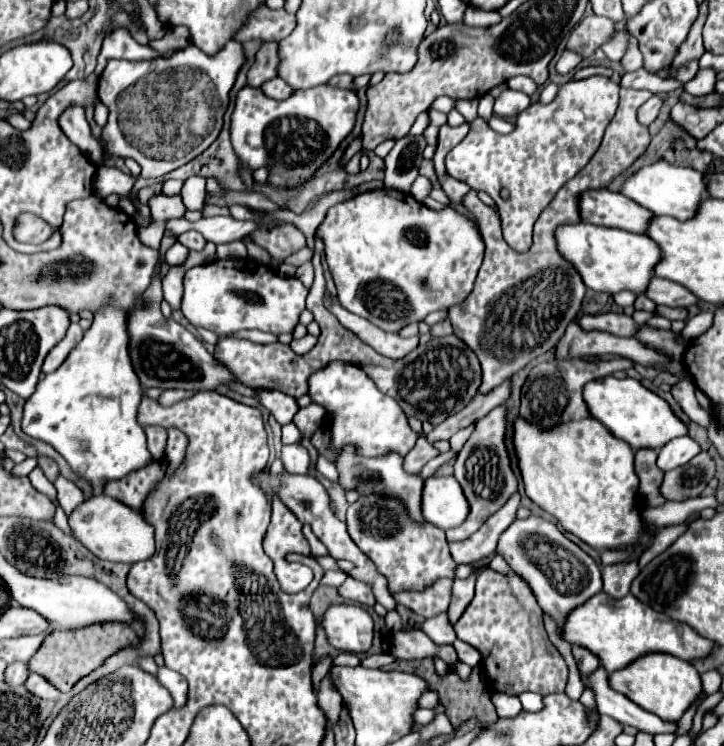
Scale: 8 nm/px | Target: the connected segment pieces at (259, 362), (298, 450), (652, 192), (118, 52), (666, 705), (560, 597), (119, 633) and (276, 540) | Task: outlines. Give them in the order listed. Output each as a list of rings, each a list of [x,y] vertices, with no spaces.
[[[312,258],[312,264],[316,276],[306,300],[306,308],[314,314],[316,322],[332,322],[332,324],[320,324],[322,332],[318,336],[318,344],[304,356],[298,356],[290,346],[284,346],[280,342],[256,344],[242,338],[220,340],[214,356],[222,364],[226,364],[242,384],[250,384],[250,388],[274,388],[294,398],[300,398],[308,392],[308,376],[312,376],[316,370],[326,368],[326,364],[334,360],[352,362],[374,380],[380,392],[392,396],[408,416],[416,416],[418,420],[428,420],[434,426],[452,416],[454,412],[462,410],[472,400],[472,396],[478,394],[478,388],[482,384],[482,368],[478,364],[476,354],[460,338],[456,336],[430,338],[426,344],[420,344],[414,352],[410,352],[402,360],[388,360],[368,344],[362,344],[362,340],[358,340],[354,332],[344,328],[338,322],[338,318],[334,318],[334,314],[324,308],[322,296],[326,292],[326,282],[322,276],[322,266],[318,258],[316,260]]]
[[[286,444],[282,446],[282,462],[290,474],[306,474],[310,456],[302,444]]]
[[[654,162],[644,168],[640,168],[634,176],[626,180],[622,186],[622,194],[628,196],[630,200],[642,204],[644,208],[652,210],[656,216],[672,216],[678,220],[690,220],[694,212],[698,212],[698,204],[708,198],[706,194],[706,176],[694,168],[684,168],[684,166],[672,166]]]
[[[116,28],[112,34],[108,34],[104,38],[104,44],[102,44],[102,50],[100,50],[100,56],[98,56],[98,66],[96,66],[96,74],[102,74],[102,70],[106,68],[106,62],[110,58],[128,58],[128,60],[154,60],[154,58],[160,58],[162,54],[156,52],[154,48],[150,46],[142,46],[138,44],[128,28]]]
[[[646,654],[638,658],[636,662],[632,662],[628,668],[612,672],[610,686],[622,692],[624,696],[628,696],[640,708],[654,712],[656,716],[662,716],[662,720],[670,720],[670,722],[678,722],[682,714],[692,704],[696,704],[700,696],[704,694],[702,678],[698,670],[688,662],[674,656],[666,656],[666,654]]]
[[[540,516],[514,520],[500,536],[496,552],[506,558],[512,572],[518,572],[518,576],[530,584],[542,610],[556,622],[556,636],[560,638],[566,614],[574,610],[574,604],[584,604],[590,600],[590,596],[602,590],[600,566],[594,562],[594,558],[568,540],[552,522]]]
[[[102,624],[102,626],[90,626],[90,628],[80,628],[80,630],[54,630],[52,634],[46,636],[42,642],[40,650],[32,656],[30,660],[30,672],[38,672],[44,678],[48,678],[60,692],[68,692],[74,688],[74,684],[100,668],[110,656],[116,652],[128,648],[128,646],[138,646],[138,636],[126,626],[126,624]]]
[[[272,496],[272,522],[264,538],[264,550],[272,560],[284,558],[288,552],[298,552],[308,556],[310,548],[302,536],[302,522],[282,504],[280,496]]]

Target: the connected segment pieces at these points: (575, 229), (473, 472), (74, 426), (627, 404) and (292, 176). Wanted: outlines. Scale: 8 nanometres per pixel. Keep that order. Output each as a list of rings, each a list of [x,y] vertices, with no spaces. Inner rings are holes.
[[[586,222],[574,226],[566,224],[558,228],[556,240],[560,254],[574,264],[584,284],[596,292],[618,294],[622,290],[630,290],[636,296],[642,296],[654,276],[656,264],[662,260],[662,250],[654,240],[650,240],[650,236],[630,234],[618,228],[602,228]]]
[[[498,406],[494,408],[494,412],[490,412],[490,416],[478,420],[474,432],[460,450],[458,460],[454,464],[454,478],[460,482],[470,502],[470,516],[462,526],[446,530],[448,542],[466,540],[468,536],[472,536],[516,492],[518,482],[510,466],[510,454],[506,450],[504,438],[506,438],[506,406]]]
[[[104,306],[94,314],[92,326],[84,332],[84,338],[68,354],[68,360],[62,366],[38,382],[36,392],[26,400],[22,414],[22,432],[30,438],[50,444],[70,468],[92,482],[94,496],[102,494],[104,480],[118,480],[126,474],[152,462],[152,456],[146,448],[144,428],[138,424],[138,406],[142,402],[142,386],[132,368],[128,356],[128,332],[126,332],[126,314],[128,310]]]
[[[608,376],[604,380],[590,382],[584,388],[584,400],[588,404],[590,414],[596,420],[600,420],[616,438],[628,442],[634,450],[638,448],[660,450],[672,438],[688,434],[688,426],[672,412],[668,402],[650,392],[648,388],[644,388],[634,378],[618,380],[614,376]]]
[[[326,84],[308,90],[296,90],[290,98],[278,102],[266,98],[260,88],[242,88],[232,114],[230,138],[234,152],[250,168],[268,166],[268,182],[274,186],[296,186],[310,178],[314,170],[338,148],[354,128],[358,98],[352,90],[328,88]]]

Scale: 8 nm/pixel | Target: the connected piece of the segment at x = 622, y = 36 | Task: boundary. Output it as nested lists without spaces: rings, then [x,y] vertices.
[[[620,30],[620,32],[616,32],[610,40],[606,40],[606,44],[602,44],[600,48],[604,50],[604,54],[606,54],[610,60],[620,62],[622,56],[626,54],[626,44],[628,44],[628,40],[630,40],[628,36],[630,36],[630,32]]]

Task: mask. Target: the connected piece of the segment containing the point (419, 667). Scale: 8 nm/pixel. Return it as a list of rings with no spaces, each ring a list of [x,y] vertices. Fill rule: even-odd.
[[[422,658],[422,660],[414,660],[414,662],[396,662],[396,664],[394,664],[394,670],[414,672],[414,674],[422,676],[422,678],[428,682],[430,690],[434,690],[434,692],[440,694],[440,702],[442,702],[442,706],[446,708],[446,716],[450,718],[450,722],[452,722],[454,728],[458,728],[464,720],[472,718],[472,716],[478,716],[479,721],[489,723],[498,718],[498,716],[496,716],[496,710],[494,710],[494,706],[492,706],[492,702],[490,702],[490,698],[486,696],[485,677],[483,676],[485,674],[482,665],[478,665],[472,669],[468,681],[465,682],[466,684],[460,682],[460,678],[458,678],[454,672],[448,672],[446,676],[438,676],[436,670],[434,670],[432,658]]]

